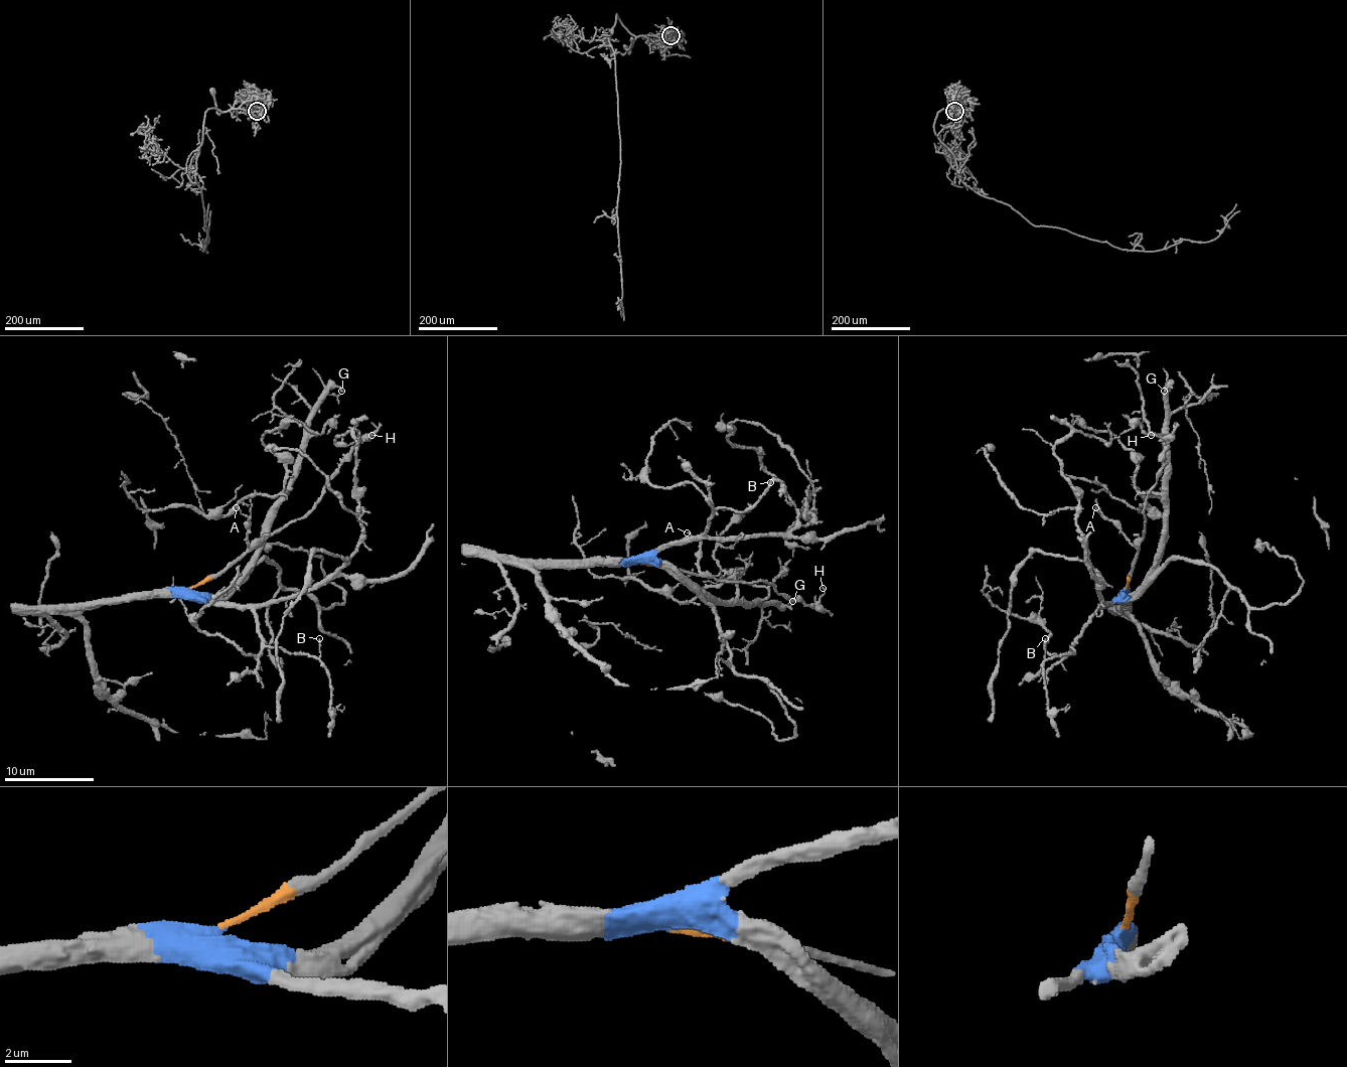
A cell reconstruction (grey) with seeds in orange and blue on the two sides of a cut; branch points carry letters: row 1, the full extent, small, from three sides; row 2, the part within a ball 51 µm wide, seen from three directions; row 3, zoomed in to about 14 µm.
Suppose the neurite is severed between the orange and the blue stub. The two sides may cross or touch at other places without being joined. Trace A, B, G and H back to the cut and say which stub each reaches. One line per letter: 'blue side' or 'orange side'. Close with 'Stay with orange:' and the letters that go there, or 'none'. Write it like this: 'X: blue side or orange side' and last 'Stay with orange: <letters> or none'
A: orange side
B: blue side
G: blue side
H: orange side
Stay with orange: A, H

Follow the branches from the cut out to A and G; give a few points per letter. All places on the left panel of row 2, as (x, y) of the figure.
A: (191, 587), (216, 579), (248, 549), (248, 517), (237, 506)
G: (191, 587), (196, 594), (220, 594), (241, 574), (293, 475), (311, 410), (333, 387), (342, 392)

